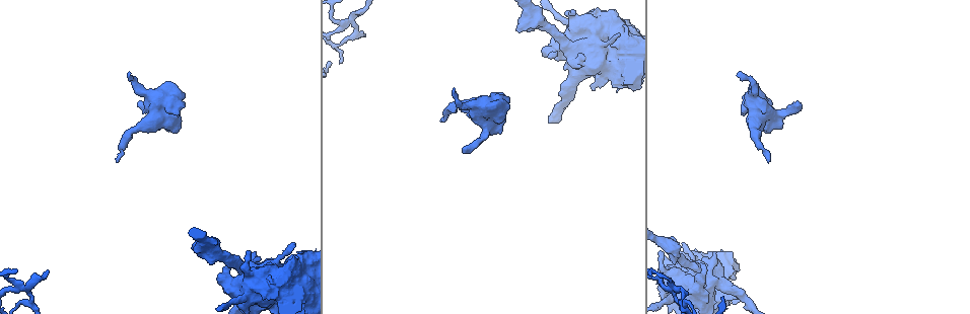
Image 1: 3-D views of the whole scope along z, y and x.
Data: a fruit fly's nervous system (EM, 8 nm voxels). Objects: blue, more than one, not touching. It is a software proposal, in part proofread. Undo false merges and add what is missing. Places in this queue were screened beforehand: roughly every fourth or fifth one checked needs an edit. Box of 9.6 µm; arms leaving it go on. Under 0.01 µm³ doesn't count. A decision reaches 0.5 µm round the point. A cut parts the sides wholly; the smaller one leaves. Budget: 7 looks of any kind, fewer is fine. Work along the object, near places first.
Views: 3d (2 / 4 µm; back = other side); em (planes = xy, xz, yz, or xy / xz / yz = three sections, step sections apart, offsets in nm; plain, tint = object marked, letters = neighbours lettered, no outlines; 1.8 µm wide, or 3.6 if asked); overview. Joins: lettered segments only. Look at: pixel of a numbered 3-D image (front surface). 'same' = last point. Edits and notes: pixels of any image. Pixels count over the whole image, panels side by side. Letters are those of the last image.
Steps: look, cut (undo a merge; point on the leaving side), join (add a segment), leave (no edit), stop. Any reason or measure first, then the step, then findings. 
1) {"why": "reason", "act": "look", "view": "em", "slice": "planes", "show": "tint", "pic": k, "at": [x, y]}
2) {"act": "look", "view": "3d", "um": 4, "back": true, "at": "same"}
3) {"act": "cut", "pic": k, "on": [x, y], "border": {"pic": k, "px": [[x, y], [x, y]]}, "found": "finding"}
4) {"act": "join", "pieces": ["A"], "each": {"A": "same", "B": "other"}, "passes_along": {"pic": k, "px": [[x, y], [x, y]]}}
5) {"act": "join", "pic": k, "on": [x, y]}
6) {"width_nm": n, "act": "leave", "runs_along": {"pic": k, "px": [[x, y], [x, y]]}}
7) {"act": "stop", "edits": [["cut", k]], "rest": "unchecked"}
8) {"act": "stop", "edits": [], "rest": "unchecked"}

{"why": "branch stops here", "act": "look", "view": "3d", "um": 2, "pic": 1, "at": [800, 105]}

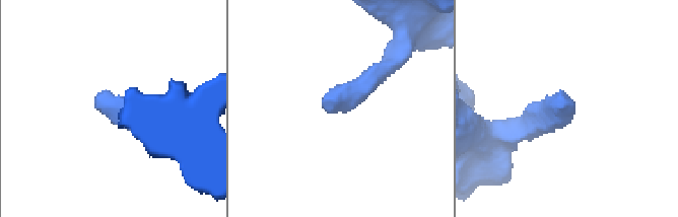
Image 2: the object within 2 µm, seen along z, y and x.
{"why": "need the tissue", "act": "look", "view": "em", "slice": "planes", "show": "letters", "pic": 2, "at": [322, 104]}

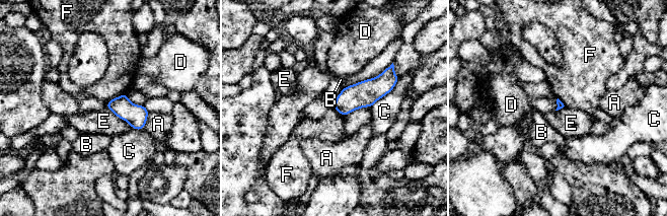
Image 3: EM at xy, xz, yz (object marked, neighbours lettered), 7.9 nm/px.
{"longest_contact_nm": ["C", 320], "act": "leave", "each": {"A": "other", "B": "other", "C": "other", "D": "other", "E": "other", "F": "other"}, "found": "none of them fits"}

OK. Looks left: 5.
{"act": "look", "view": "em", "slice": "yz", "step": 8, "show": "letters", "pic": 1, "at": [130, 74]}

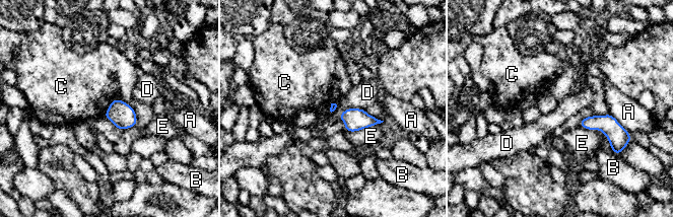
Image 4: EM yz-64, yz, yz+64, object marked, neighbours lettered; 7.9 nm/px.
{"why": "another direction", "act": "look", "view": "em", "slice": "planes", "show": "letters", "at": "same"}

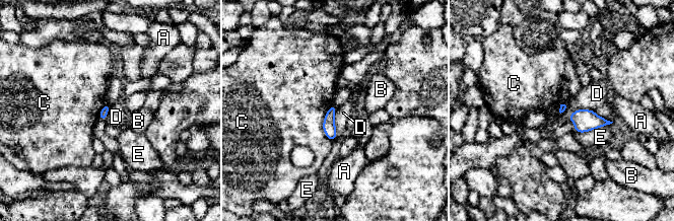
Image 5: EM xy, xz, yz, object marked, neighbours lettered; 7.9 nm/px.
{"act": "leave", "each": {"A": "other", "B": "other", "C": "other", "D": "other", "E": "other"}, "border": {"pic": 5, "px": [[337, 107], [336, 137], [332, 141]]}, "found": "no lettered segment goes on from it"}

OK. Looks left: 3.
{"why": "arms part here", "act": "look", "view": "3d", "um": 2, "pic": 1, "at": [350, 21]}

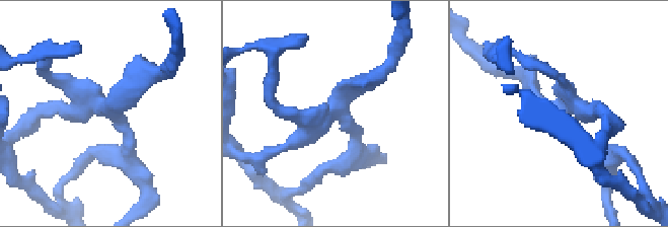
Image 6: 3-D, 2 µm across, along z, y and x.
{"arms": 4, "why": "need the tissue", "act": "look", "view": "em", "slice": "xy", "step": 8, "show": "tint", "pic": 6, "at": [337, 112]}

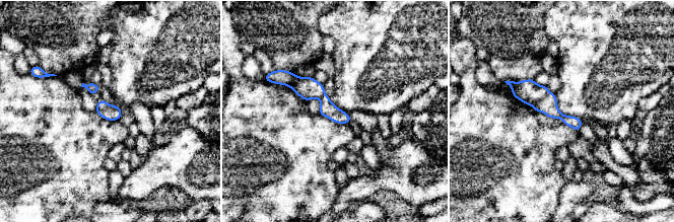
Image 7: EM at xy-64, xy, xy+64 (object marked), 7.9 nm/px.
{"why": "cut it another way", "act": "look", "view": "em", "slice": "planes", "show": "letters", "at": "same"}

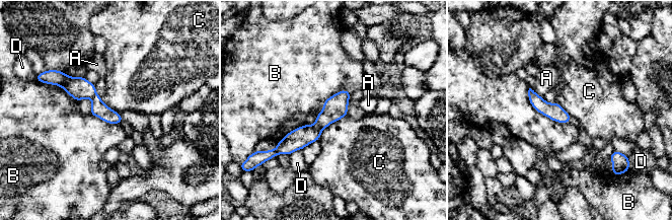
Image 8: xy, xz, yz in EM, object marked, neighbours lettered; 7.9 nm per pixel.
{"act": "cut", "pic": 8, "on": [79, 88], "each": {"A": "other", "B": "other", "C": "other", "D": "other"}, "border": {"pic": 8, "px": [[96, 94], [91, 98]]}, "found": "two neurons meet here"}

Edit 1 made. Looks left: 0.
{"act": "stop", "edits": [["cut", 8]], "rest": "unchecked"}

